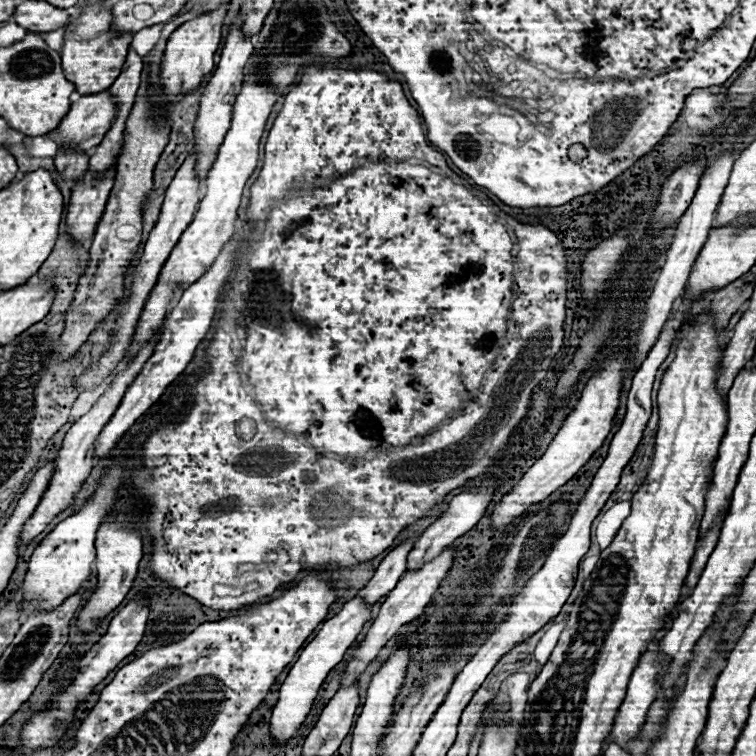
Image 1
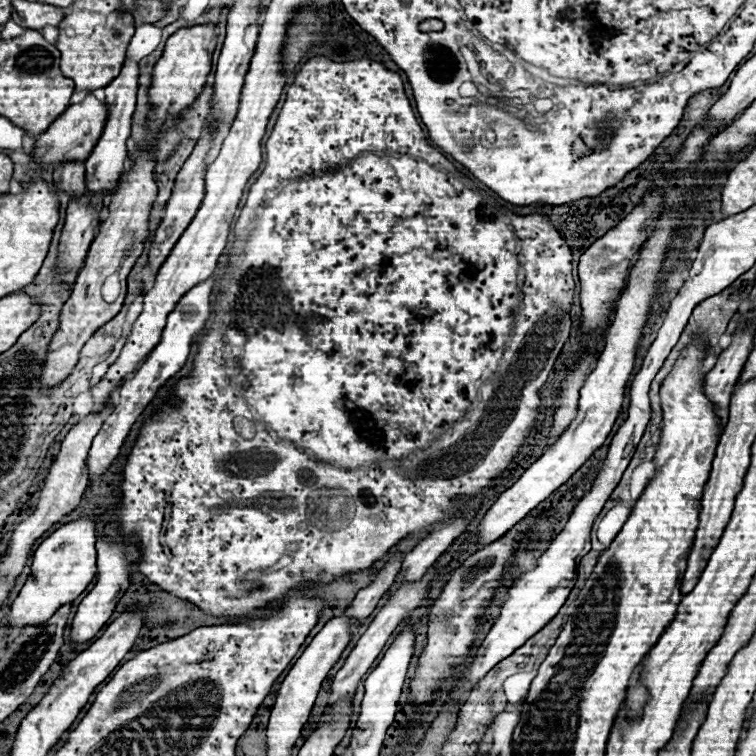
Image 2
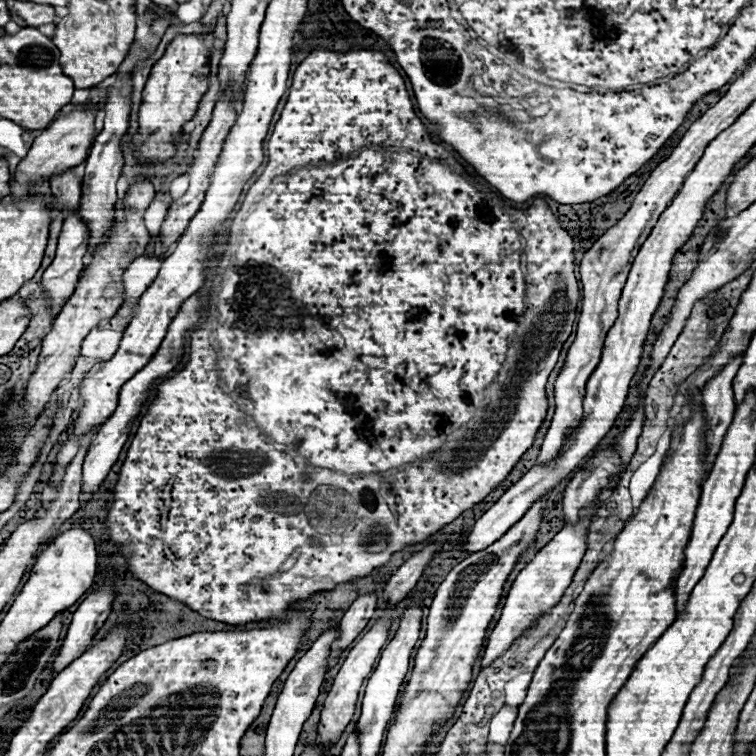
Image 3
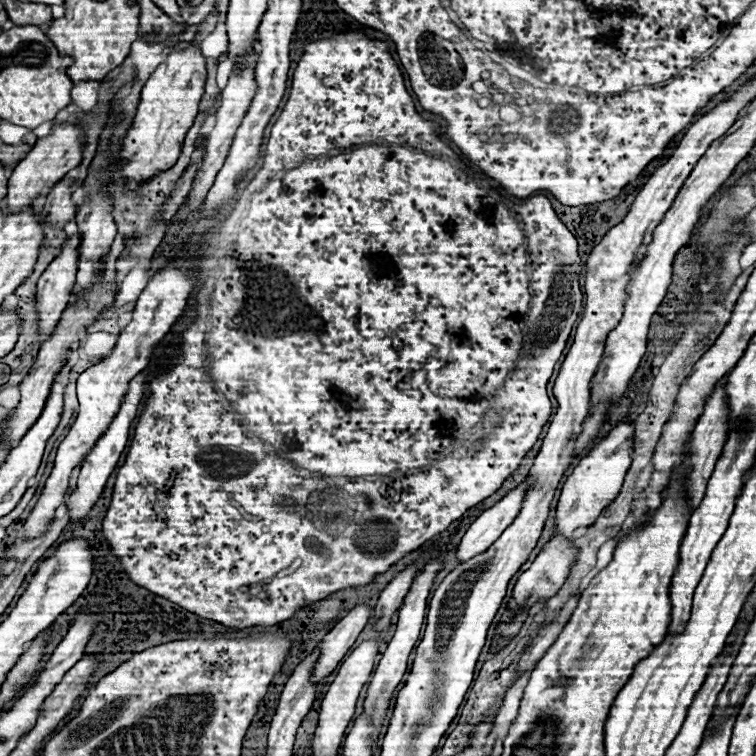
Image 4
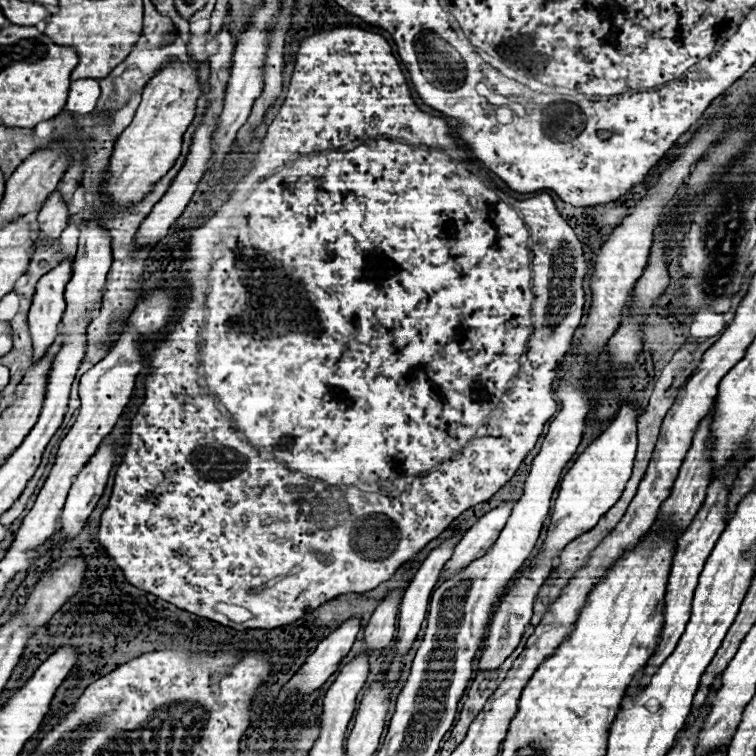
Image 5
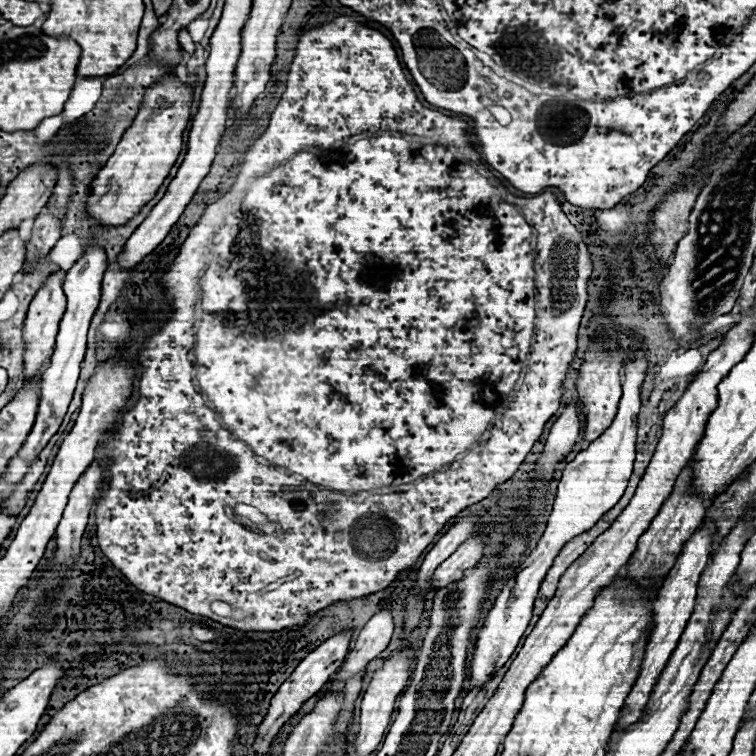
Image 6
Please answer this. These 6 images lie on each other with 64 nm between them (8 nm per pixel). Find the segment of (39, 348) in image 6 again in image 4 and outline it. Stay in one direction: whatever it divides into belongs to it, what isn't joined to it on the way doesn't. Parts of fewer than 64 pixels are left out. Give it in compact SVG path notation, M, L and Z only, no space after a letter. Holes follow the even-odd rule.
M80 232L66 236L60 256L46 268L38 280L38 316L40 316L40 334L50 336L58 318L70 302L70 290L76 282L80 258Z

